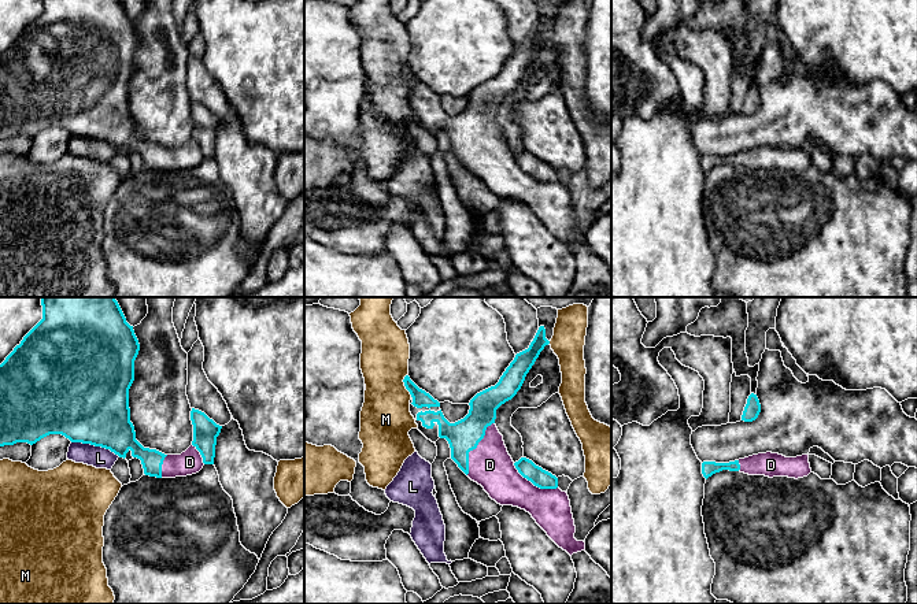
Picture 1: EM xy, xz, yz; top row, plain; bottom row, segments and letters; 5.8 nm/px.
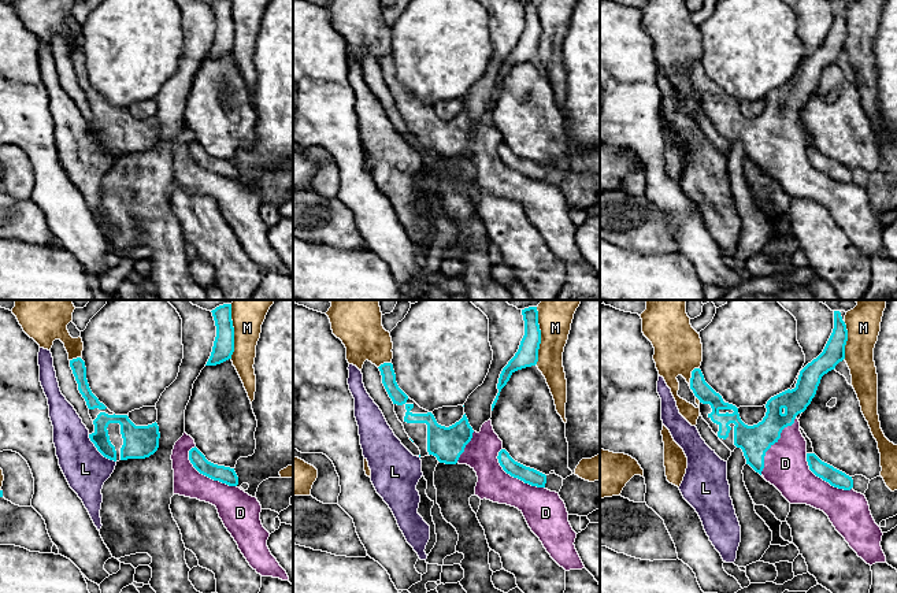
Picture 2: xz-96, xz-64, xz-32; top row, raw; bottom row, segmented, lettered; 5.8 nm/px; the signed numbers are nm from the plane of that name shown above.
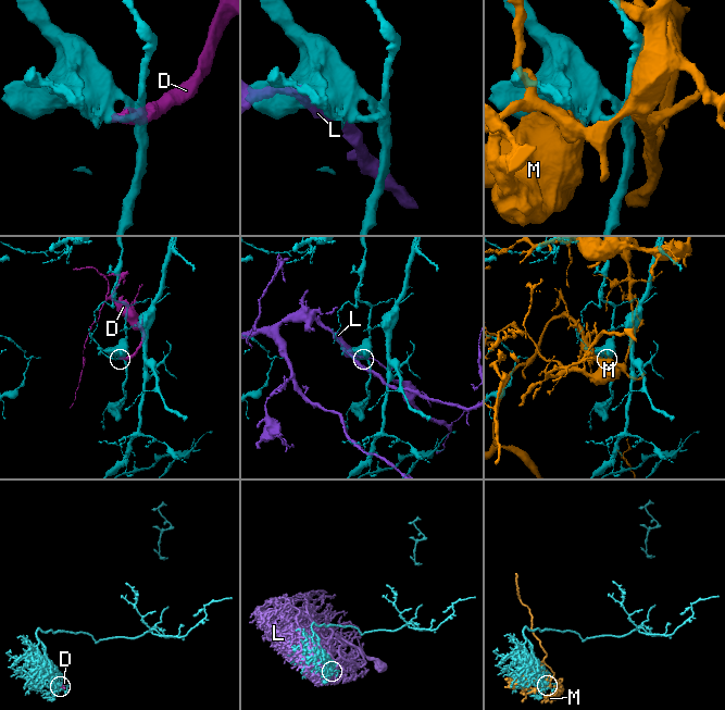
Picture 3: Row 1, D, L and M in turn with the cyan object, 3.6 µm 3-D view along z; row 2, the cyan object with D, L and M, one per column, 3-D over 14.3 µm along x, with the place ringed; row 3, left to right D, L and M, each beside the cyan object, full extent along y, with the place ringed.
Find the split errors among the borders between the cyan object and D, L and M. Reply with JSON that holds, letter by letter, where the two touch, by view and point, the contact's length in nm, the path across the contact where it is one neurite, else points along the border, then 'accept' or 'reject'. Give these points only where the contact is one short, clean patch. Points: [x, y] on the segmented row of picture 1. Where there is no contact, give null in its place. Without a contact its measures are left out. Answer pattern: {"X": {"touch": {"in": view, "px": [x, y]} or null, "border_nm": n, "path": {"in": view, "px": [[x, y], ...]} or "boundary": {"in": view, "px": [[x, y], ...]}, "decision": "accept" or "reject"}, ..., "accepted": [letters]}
{"D": {"touch": {"in": "xz", "px": [474, 448]}, "border_nm": 360, "decision": "accept"}, "L": {"touch": {"in": "xy", "px": [96, 445]}, "border_nm": 300, "decision": "reject"}, "M": {"touch": {"in": "xz", "px": [405, 385]}, "border_nm": 140, "decision": "reject"}, "accepted": ["D"]}

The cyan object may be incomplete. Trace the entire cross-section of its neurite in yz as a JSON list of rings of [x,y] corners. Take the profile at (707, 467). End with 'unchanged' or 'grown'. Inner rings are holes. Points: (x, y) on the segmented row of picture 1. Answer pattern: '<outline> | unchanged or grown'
[[[766,452],[729,463],[702,463],[702,474],[706,479],[722,470],[740,471],[748,475],[765,475],[769,478],[788,477],[795,479],[807,477],[811,473],[809,455],[785,457],[779,453]]] | grown

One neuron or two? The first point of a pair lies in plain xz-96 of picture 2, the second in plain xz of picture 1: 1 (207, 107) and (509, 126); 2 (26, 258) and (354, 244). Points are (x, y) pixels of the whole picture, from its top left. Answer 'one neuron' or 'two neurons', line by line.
1: two neurons
2: two neurons

